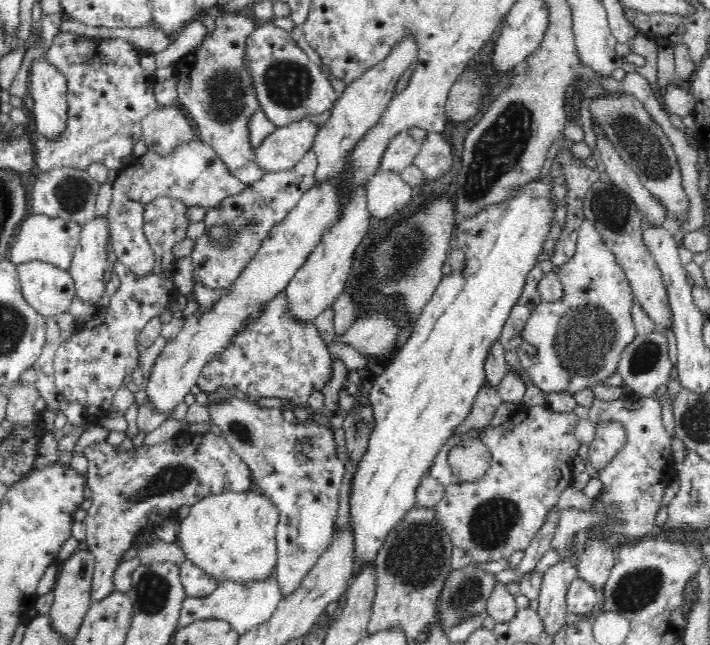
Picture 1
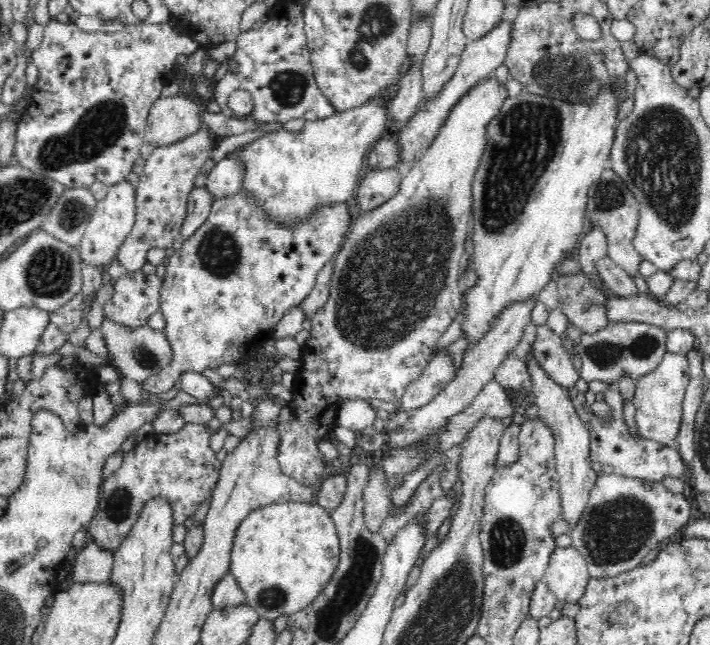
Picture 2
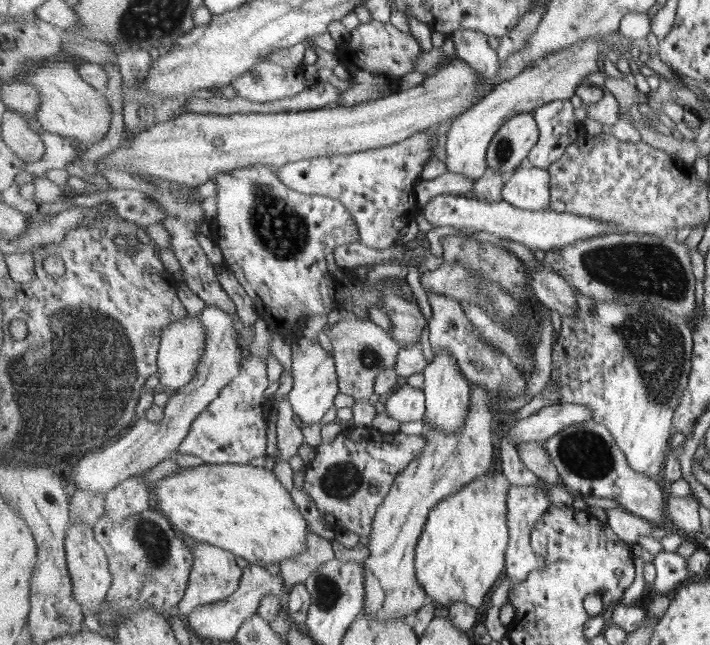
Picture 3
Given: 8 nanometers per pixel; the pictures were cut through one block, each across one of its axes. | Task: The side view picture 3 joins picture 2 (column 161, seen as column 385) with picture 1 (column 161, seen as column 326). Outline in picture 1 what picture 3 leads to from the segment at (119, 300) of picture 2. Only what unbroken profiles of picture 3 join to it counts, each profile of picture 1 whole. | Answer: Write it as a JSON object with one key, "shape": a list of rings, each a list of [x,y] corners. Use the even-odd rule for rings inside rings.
{"shape":[[[156,197],[144,206],[143,231],[155,254],[155,266],[152,272],[146,274],[144,278],[136,278],[128,267],[117,259],[113,265],[117,288],[110,296],[110,305],[97,309],[92,318],[78,322],[70,340],[60,341],[54,360],[56,385],[62,393],[64,404],[74,402],[82,408],[87,424],[96,424],[111,409],[116,390],[124,384],[124,376],[131,375],[137,366],[138,335],[152,318],[168,312],[172,302],[179,295],[178,289],[174,286],[174,273],[178,260],[174,255],[174,248],[188,236],[188,226],[190,226],[190,216],[188,216],[190,208],[188,207],[186,202],[174,197]]]}

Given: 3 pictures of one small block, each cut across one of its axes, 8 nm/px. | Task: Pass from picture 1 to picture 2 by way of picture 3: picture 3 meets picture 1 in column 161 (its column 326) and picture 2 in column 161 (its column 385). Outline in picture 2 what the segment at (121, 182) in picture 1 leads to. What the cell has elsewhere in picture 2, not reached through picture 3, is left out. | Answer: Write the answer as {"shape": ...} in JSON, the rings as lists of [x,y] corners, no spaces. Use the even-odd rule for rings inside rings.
{"shape":[[[206,128],[175,145],[155,148],[145,160],[142,173],[139,174],[135,188],[135,222],[115,259],[126,271],[136,272],[147,263],[150,249],[182,248],[184,237],[181,233],[187,216],[187,203],[194,180],[211,156],[216,138]]]}

